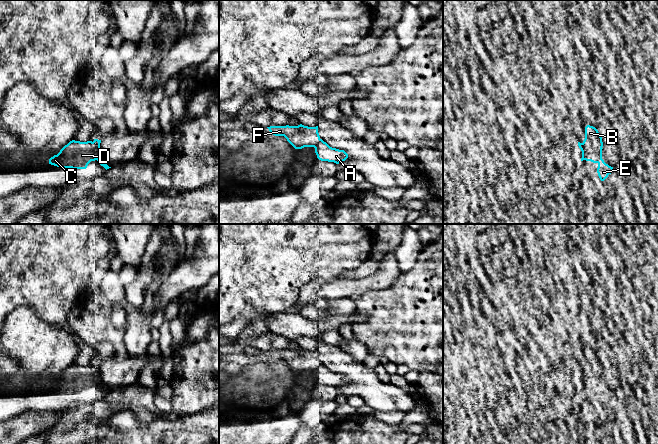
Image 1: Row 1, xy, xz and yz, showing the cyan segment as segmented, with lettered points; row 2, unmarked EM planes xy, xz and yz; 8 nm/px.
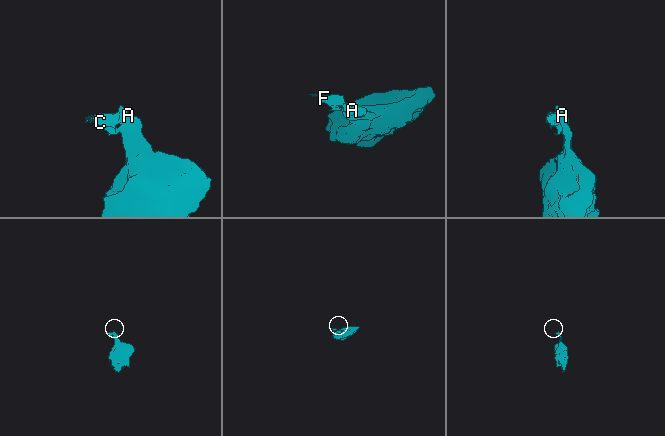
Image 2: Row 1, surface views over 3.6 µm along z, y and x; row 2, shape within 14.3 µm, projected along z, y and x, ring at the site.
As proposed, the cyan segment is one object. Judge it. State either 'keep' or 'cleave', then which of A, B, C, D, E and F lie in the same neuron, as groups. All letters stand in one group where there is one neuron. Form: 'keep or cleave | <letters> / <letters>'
cleave | A B E / C D F

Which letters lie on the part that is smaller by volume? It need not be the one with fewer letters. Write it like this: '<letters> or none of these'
C, D, F

